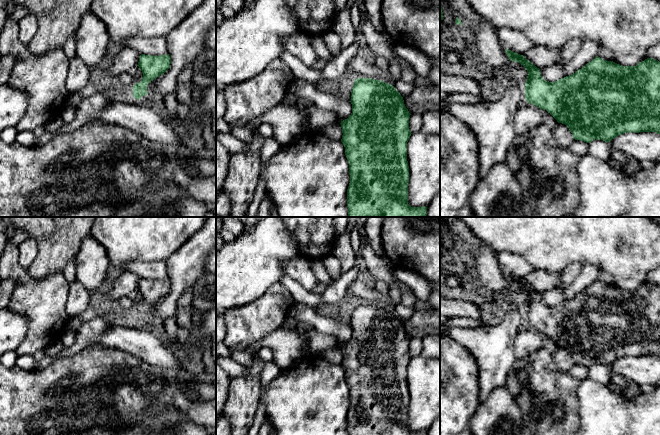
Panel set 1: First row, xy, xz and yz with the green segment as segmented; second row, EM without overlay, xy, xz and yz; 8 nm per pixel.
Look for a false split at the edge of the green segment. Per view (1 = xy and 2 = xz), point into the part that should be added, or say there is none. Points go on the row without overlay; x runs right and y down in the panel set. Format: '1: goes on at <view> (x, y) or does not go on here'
1: does not go on here
2: does not go on here

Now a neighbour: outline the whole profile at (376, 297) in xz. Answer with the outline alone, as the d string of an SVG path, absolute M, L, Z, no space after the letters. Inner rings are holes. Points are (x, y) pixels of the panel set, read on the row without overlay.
M357 279L352 282L348 287L348 292L352 294L353 300L381 304L387 308L392 307L392 298L388 295L388 293L384 294L377 291L376 289L371 290L361 280Z

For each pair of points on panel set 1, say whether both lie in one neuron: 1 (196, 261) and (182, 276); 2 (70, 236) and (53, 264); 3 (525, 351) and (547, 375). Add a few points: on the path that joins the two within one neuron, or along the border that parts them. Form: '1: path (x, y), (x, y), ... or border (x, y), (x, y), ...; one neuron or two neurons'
1: path (192, 265), (185, 272); one neuron
2: path (64, 243), (53, 254), (53, 257); one neuron
3: border (542, 346), (526, 357), (517, 359); two neurons

